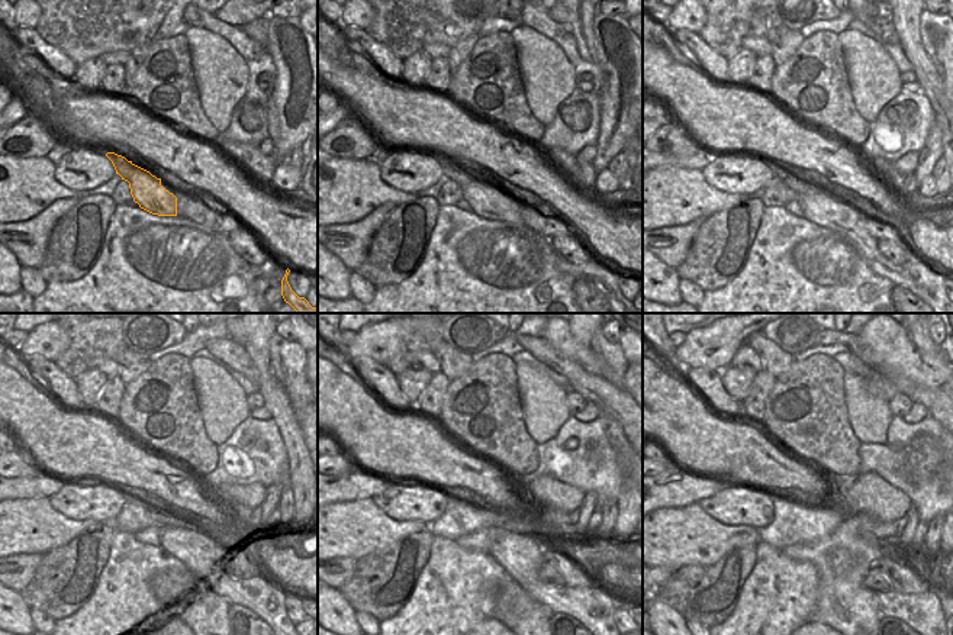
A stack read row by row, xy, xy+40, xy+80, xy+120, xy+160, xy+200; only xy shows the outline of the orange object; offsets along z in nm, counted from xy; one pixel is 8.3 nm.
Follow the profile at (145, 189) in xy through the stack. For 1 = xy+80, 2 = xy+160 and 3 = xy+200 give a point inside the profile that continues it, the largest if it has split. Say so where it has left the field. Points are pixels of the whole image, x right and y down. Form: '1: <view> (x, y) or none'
1: xy+80 (920, 277)
2: xy+160 (521, 555)
3: xy+200 (924, 608)

